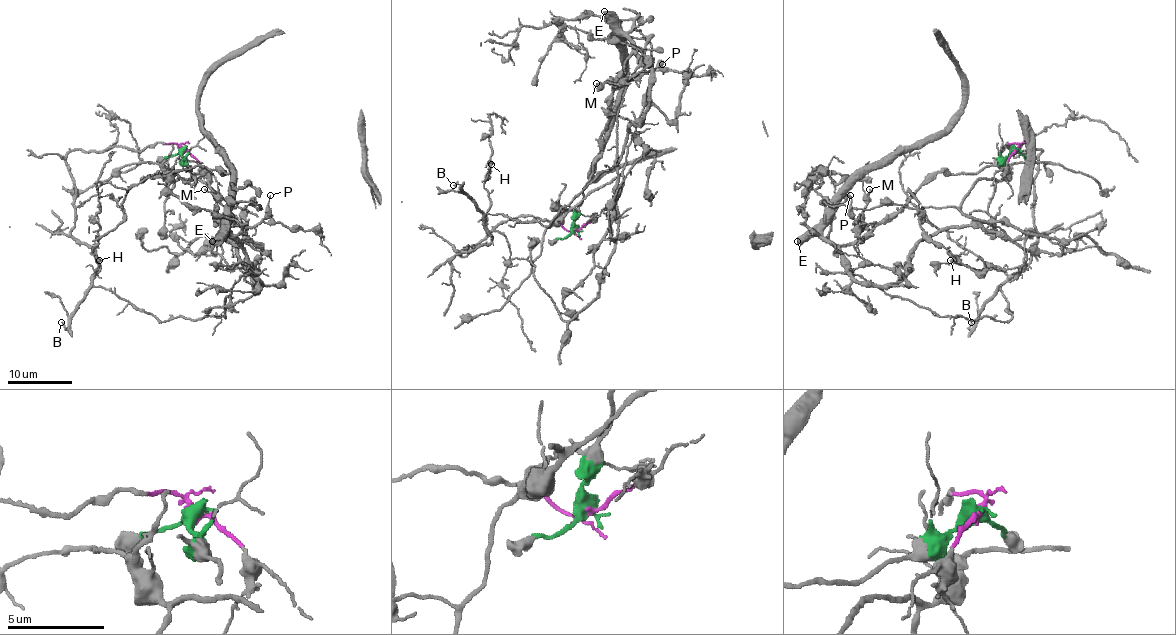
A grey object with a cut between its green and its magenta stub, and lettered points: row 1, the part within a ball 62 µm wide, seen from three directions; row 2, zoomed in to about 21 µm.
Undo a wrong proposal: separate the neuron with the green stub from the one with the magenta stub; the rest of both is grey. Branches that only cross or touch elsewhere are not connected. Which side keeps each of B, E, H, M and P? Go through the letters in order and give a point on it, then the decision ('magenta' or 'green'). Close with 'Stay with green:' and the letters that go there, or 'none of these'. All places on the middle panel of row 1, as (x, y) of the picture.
B: at (453, 185); magenta
E: at (604, 11); green
H: at (491, 164); magenta
M: at (596, 83); green
P: at (662, 64); green
Stay with green: E, M, P

